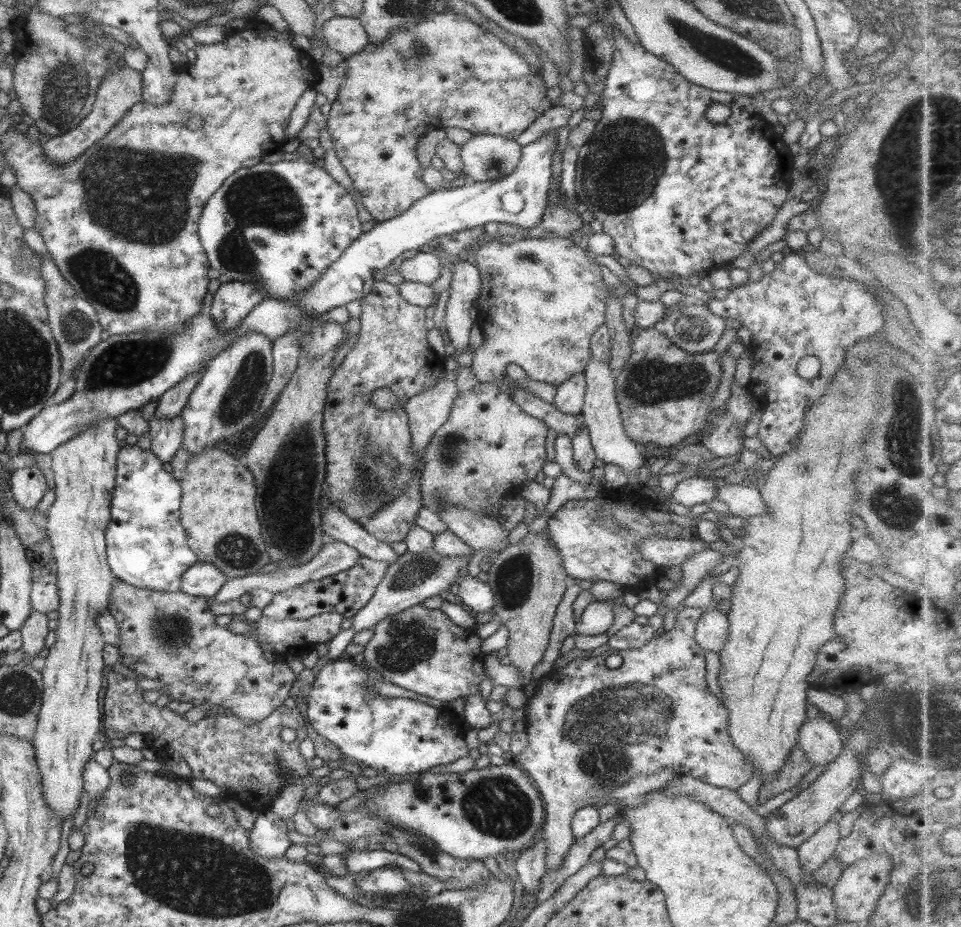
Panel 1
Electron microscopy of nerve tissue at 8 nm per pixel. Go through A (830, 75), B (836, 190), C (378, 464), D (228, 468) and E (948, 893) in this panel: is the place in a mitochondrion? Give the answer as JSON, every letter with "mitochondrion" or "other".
{"A":"other","B":"other","C":"mitochondrion","D":"other","E":"mitochondrion"}

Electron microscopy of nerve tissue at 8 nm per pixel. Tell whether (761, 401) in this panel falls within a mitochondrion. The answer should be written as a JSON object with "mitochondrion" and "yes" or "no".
{"mitochondrion":"no"}

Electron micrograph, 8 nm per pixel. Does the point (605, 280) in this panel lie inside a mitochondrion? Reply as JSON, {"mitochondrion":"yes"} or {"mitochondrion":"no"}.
{"mitochondrion":"no"}

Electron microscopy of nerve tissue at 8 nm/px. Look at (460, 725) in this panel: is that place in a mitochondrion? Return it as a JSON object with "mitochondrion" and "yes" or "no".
{"mitochondrion":"no"}

